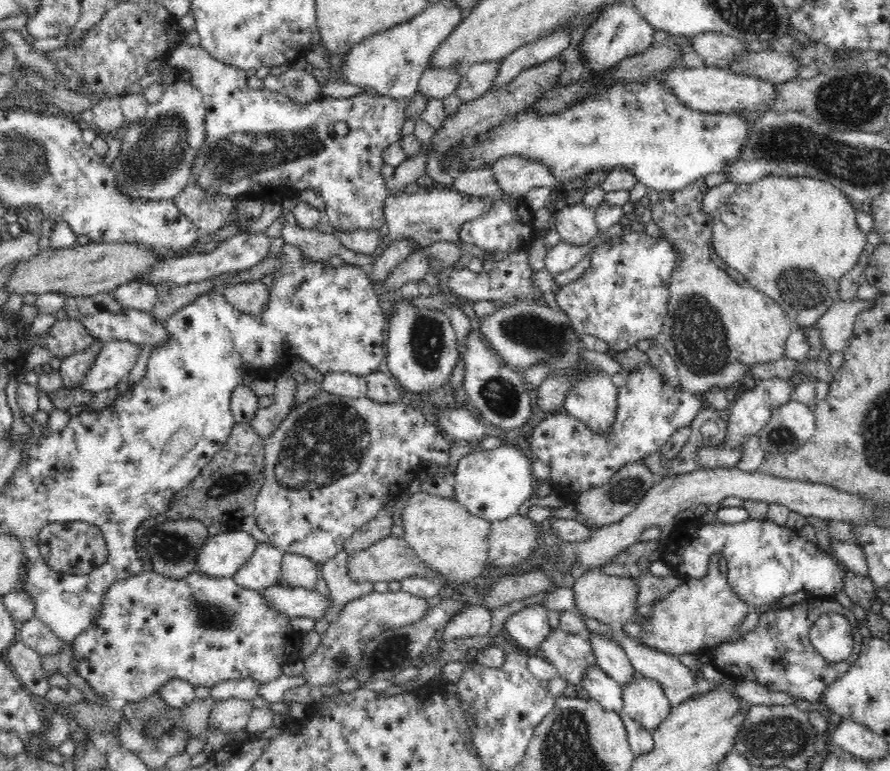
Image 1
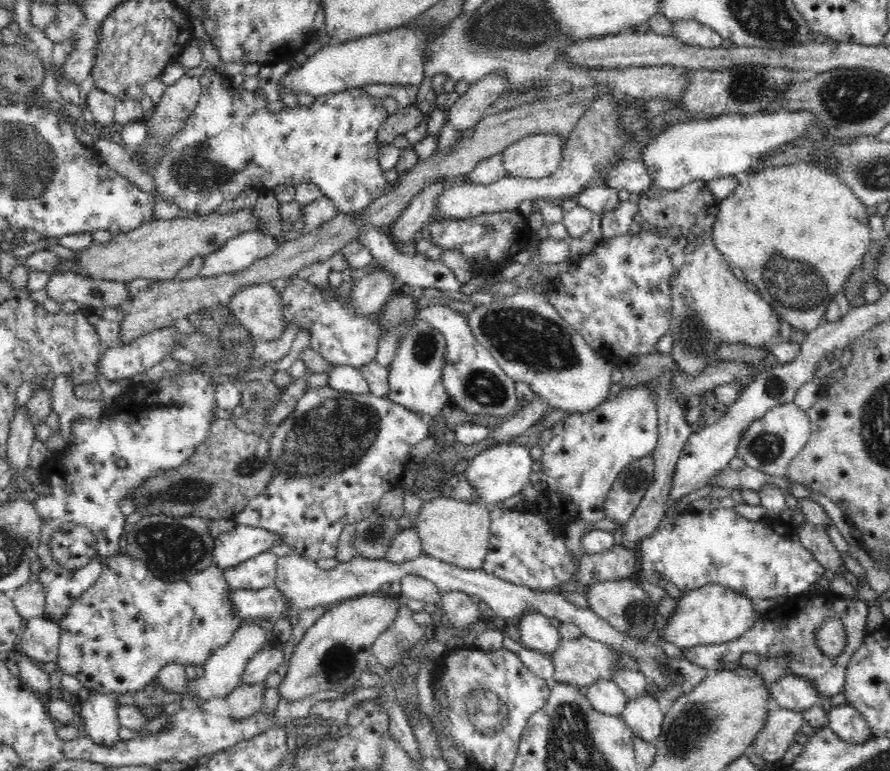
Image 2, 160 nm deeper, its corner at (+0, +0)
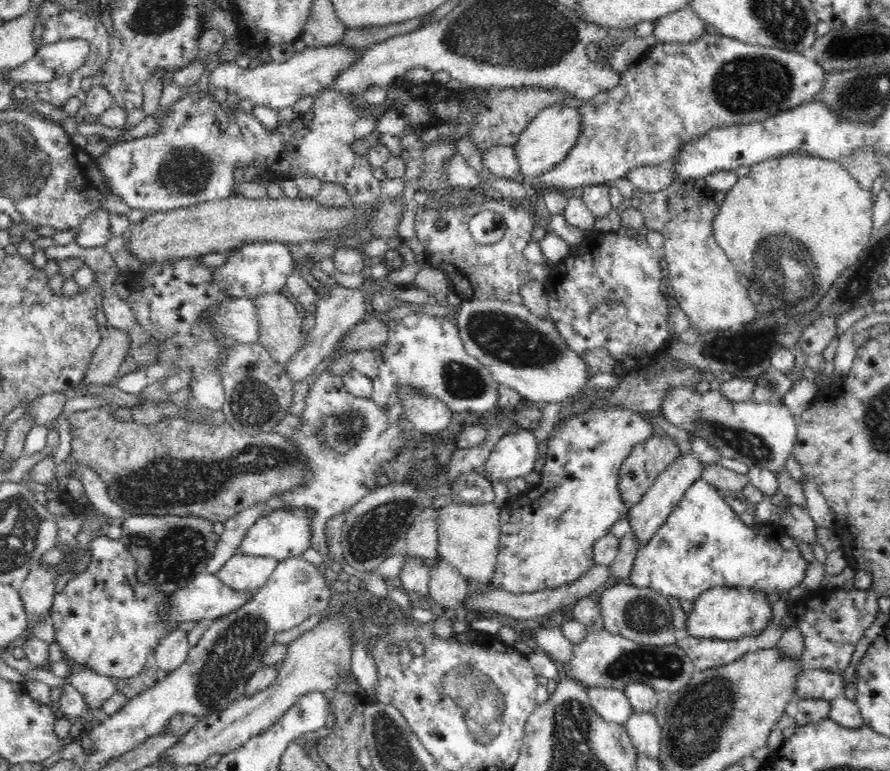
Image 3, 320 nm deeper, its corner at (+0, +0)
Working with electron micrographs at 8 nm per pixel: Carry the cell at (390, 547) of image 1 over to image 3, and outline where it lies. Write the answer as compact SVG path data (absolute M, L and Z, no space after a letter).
M441 503L424 509L415 516L413 526L406 534L406 552L421 559L432 559L438 555L438 510Z

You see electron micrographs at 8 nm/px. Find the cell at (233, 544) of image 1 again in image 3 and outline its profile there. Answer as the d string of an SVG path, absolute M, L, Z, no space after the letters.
M284 507L283 509L274 509L264 513L261 517L248 530L246 536L242 538L242 544L238 546L238 553L244 553L250 556L272 557L280 561L286 560L286 558L302 557L302 554L311 547L312 509Z

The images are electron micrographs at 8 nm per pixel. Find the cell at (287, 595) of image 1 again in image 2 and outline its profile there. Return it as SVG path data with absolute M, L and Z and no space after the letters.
M275 585L258 590L230 589L227 598L234 614L246 619L277 619L289 611L289 600Z

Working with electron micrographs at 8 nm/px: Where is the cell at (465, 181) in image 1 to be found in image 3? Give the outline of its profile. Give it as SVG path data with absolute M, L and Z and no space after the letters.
M514 145L492 146L482 154L484 168L490 170L494 179L520 179L520 165Z

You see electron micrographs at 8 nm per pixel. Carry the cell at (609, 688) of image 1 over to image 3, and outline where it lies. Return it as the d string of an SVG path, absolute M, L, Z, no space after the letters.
M589 687L587 692L591 707L608 723L624 725L633 712L630 701L618 688Z

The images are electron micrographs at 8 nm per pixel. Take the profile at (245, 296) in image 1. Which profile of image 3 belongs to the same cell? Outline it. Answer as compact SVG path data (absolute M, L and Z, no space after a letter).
M286 292L262 294L254 300L260 328L258 334L260 344L266 347L276 362L280 364L288 362L308 340L308 333L302 328L304 316L299 306Z

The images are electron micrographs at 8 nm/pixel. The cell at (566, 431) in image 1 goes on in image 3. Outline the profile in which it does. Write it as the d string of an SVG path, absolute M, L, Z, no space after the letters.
M608 406L590 408L555 423L547 440L545 463L539 472L541 480L517 497L510 495L501 507L500 542L491 582L493 586L514 594L533 593L574 584L594 566L592 552L598 538L606 536L619 520L629 519L628 507L618 489L619 470L635 444L659 432L649 415L620 406Z

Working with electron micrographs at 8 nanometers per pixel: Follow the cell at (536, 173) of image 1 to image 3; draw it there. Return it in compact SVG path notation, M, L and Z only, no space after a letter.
M558 104L539 112L522 131L518 142L514 144L521 178L531 181L550 172L574 148L581 130L582 119L578 107Z

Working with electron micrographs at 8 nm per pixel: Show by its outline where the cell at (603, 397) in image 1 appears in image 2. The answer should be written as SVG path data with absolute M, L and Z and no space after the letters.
M527 290L518 292L514 296L496 299L487 305L480 304L468 314L467 320L468 327L478 344L490 353L504 373L514 383L528 383L532 393L541 400L545 400L551 408L571 413L585 413L593 411L608 400L613 384L611 370L614 364L600 360L599 354L594 352L582 336L558 315L554 306L550 305L545 292L534 293Z

